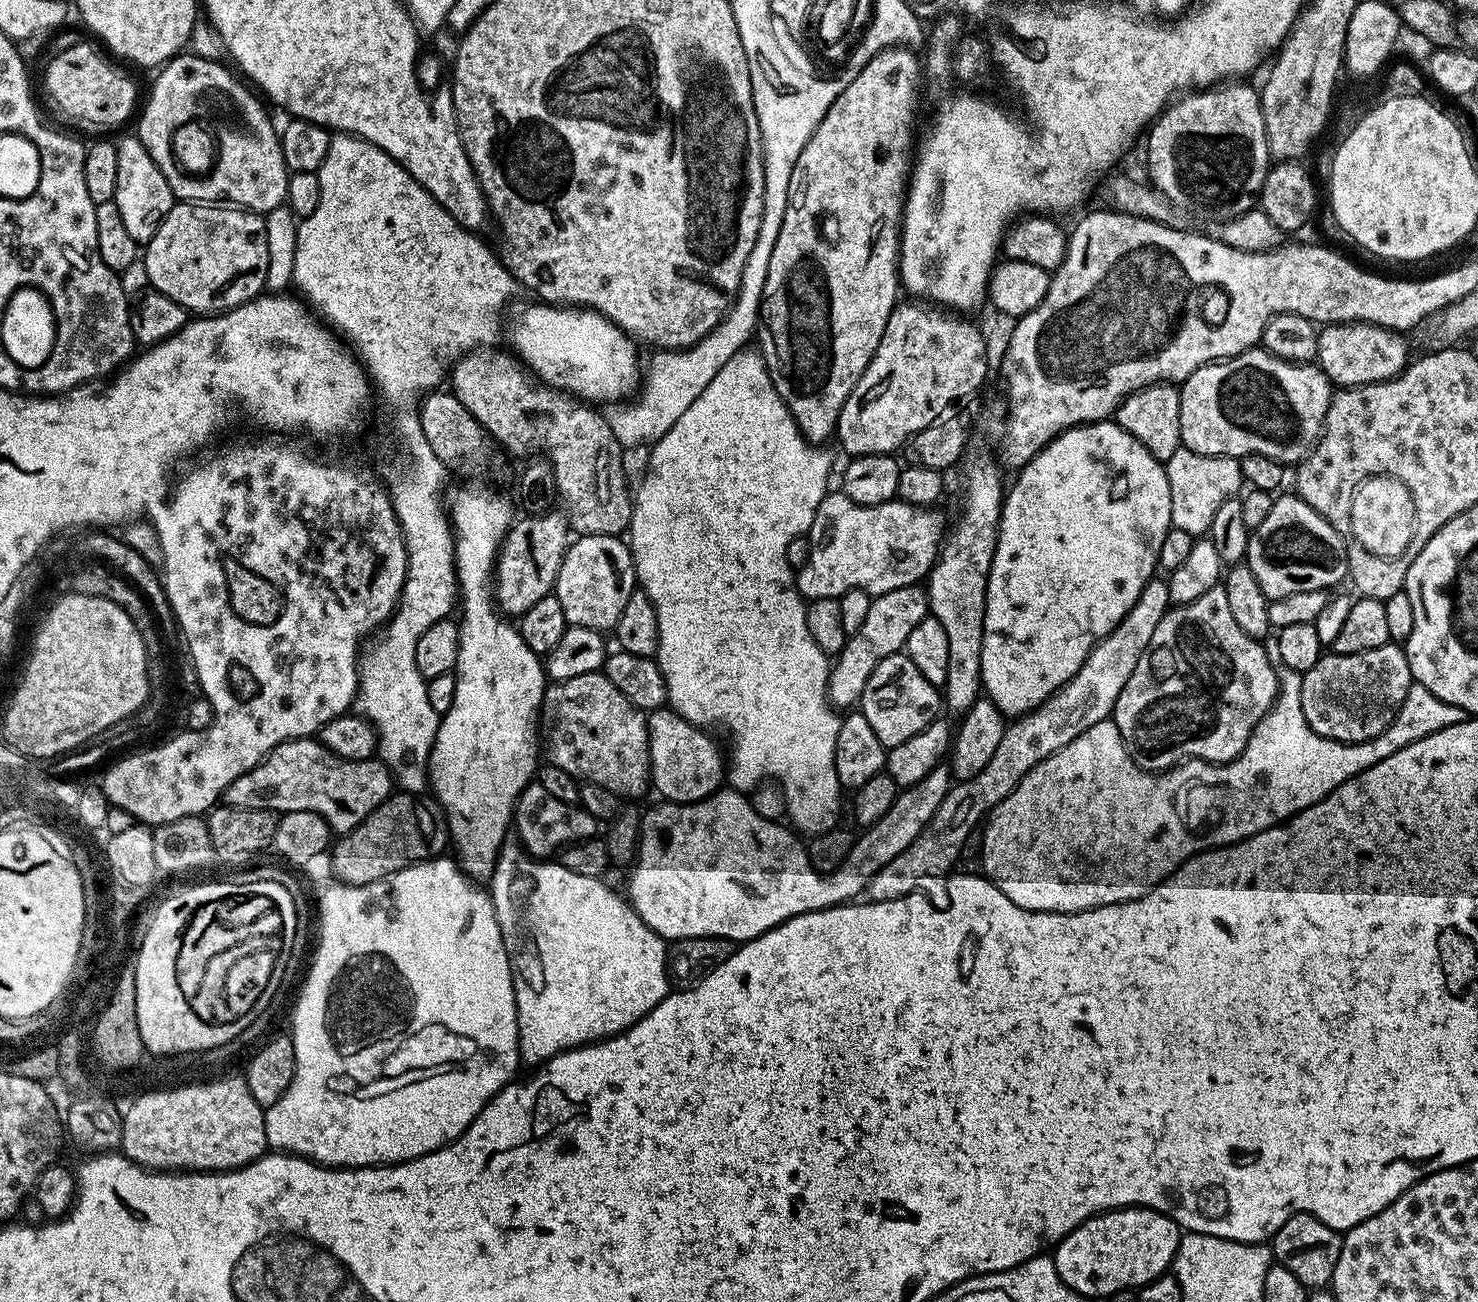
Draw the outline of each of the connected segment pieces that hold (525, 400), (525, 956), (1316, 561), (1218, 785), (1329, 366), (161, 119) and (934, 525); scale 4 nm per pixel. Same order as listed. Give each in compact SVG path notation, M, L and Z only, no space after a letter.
M494 351L469 354L457 361L450 372L453 396L462 402L462 406L466 407L467 412L482 425L497 445L505 444L514 455L520 456L538 447L540 440L544 443L544 452L552 464L556 479L556 495L559 503L564 503L562 508L573 533L580 536L620 536L627 533L632 522L634 496L630 488L628 492L628 476L624 473L625 453L618 438L614 438L614 430L610 430L603 415L595 407L582 406L579 399L554 388L536 388L537 381L525 371L515 355L499 356Z
M516 842L505 843L500 849L490 881L490 895L512 967L520 1058L525 1065L543 1065L560 1052L595 1044L625 1028L633 1028L670 992L669 945L663 936L642 922L621 893L619 896L604 882L595 876L573 874L559 862L535 859Z
M1295 494L1277 495L1272 502L1270 515L1262 522L1262 526L1251 529L1248 538L1248 568L1258 578L1258 586L1268 595L1269 600L1286 598L1286 594L1299 594L1302 590L1332 590L1335 584L1345 583L1348 576L1348 555L1344 539L1310 507L1306 501Z
M1415 682L1410 686L1408 691L1408 700L1400 708L1400 716L1382 736L1375 736L1372 740L1367 740L1361 744L1341 744L1325 736L1319 736L1318 733L1308 723L1302 714L1302 690L1299 683L1292 684L1281 683L1278 688L1276 703L1262 719L1258 722L1258 726L1250 734L1248 745L1244 747L1244 753L1236 756L1228 764L1212 764L1206 763L1205 760L1194 759L1188 760L1181 765L1176 765L1165 772L1151 773L1141 770L1133 762L1132 756L1128 752L1127 744L1121 738L1121 731L1118 730L1116 721L1109 718L1102 722L1096 722L1094 726L1090 726L1089 730L1084 730L1078 738L1062 749L1055 751L1049 758L1043 759L1042 762L1034 766L1033 770L1023 776L1019 785L1014 788L1002 800L991 809L982 826L982 848L980 850L980 860L982 862L981 873L988 880L994 882L998 886L998 890L1010 899L1016 906L1031 912L1056 912L1056 913L1076 913L1085 912L1090 909L1097 908L1102 905L1123 904L1126 901L1137 900L1144 897L1150 889L1156 887L1173 872L1181 867L1190 857L1201 851L1207 851L1213 847L1224 847L1227 844L1236 844L1240 840L1252 837L1256 833L1260 833L1264 829L1272 828L1276 824L1285 822L1289 816L1308 808L1312 804L1317 804L1322 798L1326 798L1335 788L1342 786L1342 782L1346 782L1350 778L1354 778L1362 770L1366 770L1370 766L1374 766L1378 762L1382 762L1382 758L1386 758L1391 752L1397 752L1402 746L1406 746L1410 741L1416 739L1418 729L1411 724L1410 721L1404 720L1406 716L1428 716L1428 728L1433 732L1442 730L1450 722L1450 712L1446 705L1439 700L1434 694L1430 694L1430 690L1426 690L1426 686Z
M1330 324L1321 327L1319 334L1316 351L1318 367L1327 374L1333 385L1340 388L1360 388L1364 384L1393 380L1410 363L1405 337L1393 329L1381 328L1379 324Z
M195 54L172 57L155 73L152 93L145 104L143 101L139 113L138 135L177 201L227 202L265 214L285 203L290 173L282 154L280 132L272 125L267 110L252 97L253 89L247 83L239 84L222 65L220 60L207 60Z
M832 490L822 498L816 511L816 517L807 533L811 544L810 558L806 566L795 573L796 587L801 596L809 601L827 596L839 598L846 590L861 588L869 594L879 594L905 588L911 584L920 584L932 571L940 555L940 546L944 543L946 527L944 516L932 506L905 504L903 500L887 500L878 506L856 504L843 491Z

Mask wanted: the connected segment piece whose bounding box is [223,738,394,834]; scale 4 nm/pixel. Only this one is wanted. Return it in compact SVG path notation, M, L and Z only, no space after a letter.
M301 738L287 740L285 744L278 745L249 772L234 778L234 782L230 782L230 786L224 791L223 799L233 808L257 808L277 814L313 812L326 821L333 833L343 834L359 826L383 800L393 795L393 792L392 773L379 759L340 760L329 748L324 747L319 739Z

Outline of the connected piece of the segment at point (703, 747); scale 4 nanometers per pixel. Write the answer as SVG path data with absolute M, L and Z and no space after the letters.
M657 710L647 717L648 749L652 759L652 784L661 792L665 801L673 804L693 804L695 800L704 800L721 787L726 776L726 760L720 757L716 744L707 736L703 727L691 724L676 712Z

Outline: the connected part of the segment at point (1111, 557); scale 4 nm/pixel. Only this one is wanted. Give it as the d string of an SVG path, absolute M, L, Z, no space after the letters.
M1111 419L1100 420L1096 424L1079 424L1077 428L1067 428L1054 437L1043 450L1026 465L1019 469L1012 488L1007 489L1000 509L1000 533L996 543L994 562L988 579L988 597L984 615L984 637L982 638L982 681L987 699L993 700L998 710L1008 718L1019 718L1033 712L1043 700L1048 700L1059 690L1086 662L1090 650L1104 636L1109 636L1121 622L1128 617L1128 612L1138 602L1149 580L1157 571L1162 538L1166 538L1168 529L1173 527L1171 520L1170 483L1167 482L1167 470L1159 460L1155 460L1122 426Z

